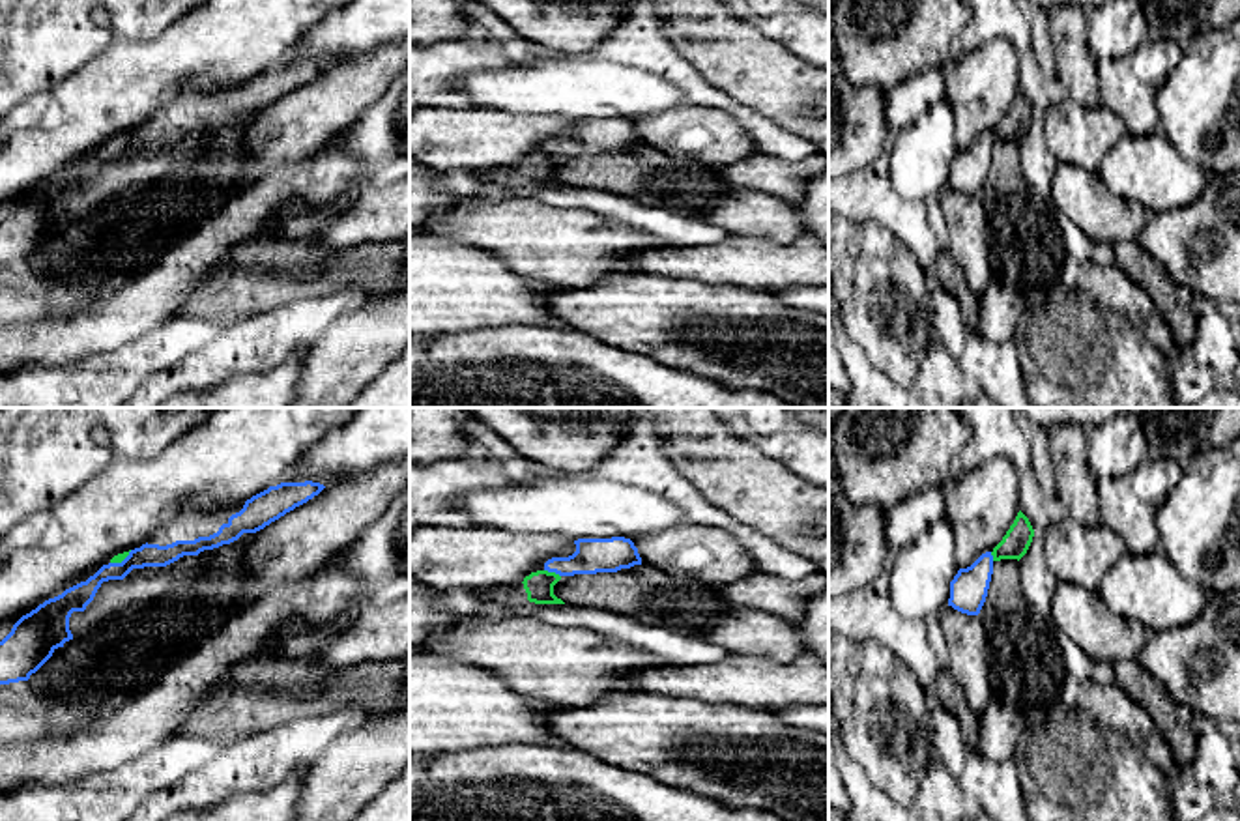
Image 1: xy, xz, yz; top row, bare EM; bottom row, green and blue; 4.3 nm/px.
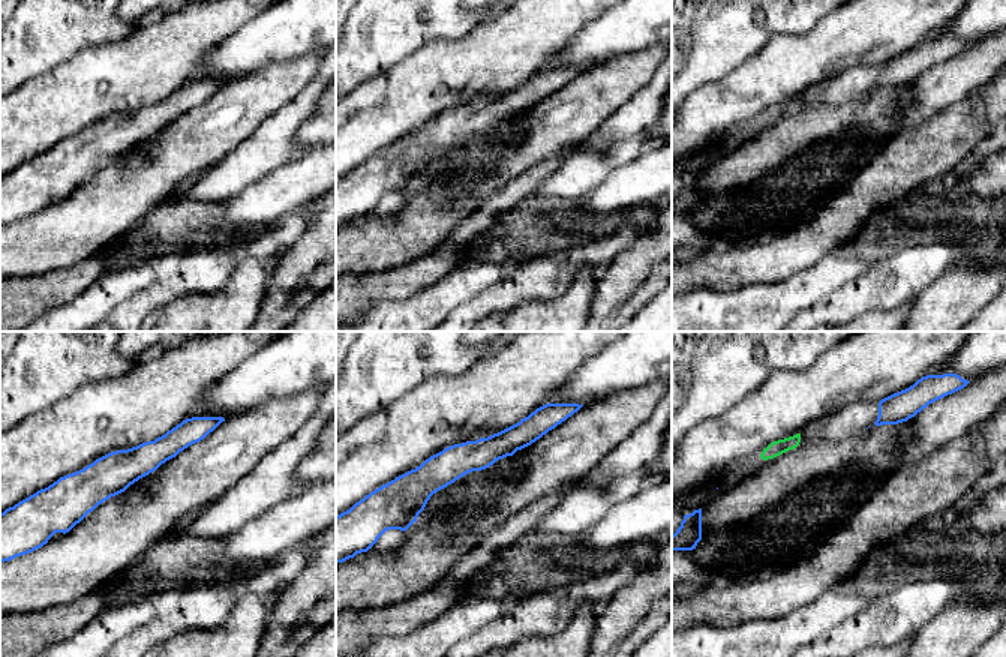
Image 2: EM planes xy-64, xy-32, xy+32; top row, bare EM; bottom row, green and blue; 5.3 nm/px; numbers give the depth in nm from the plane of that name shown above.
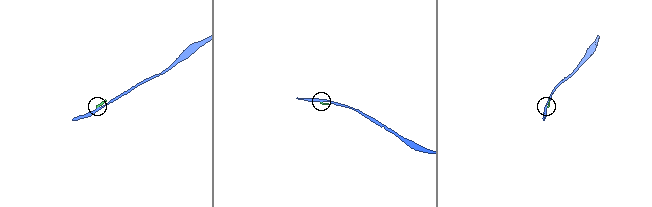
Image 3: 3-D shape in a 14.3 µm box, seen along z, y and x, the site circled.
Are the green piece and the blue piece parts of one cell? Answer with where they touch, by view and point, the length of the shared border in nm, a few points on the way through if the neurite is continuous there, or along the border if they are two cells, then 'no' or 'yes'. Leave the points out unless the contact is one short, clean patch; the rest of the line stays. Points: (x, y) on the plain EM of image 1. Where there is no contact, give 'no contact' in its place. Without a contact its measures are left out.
xz (552, 154) | 80 nm | along xz (545, 150), (560, 158) | no

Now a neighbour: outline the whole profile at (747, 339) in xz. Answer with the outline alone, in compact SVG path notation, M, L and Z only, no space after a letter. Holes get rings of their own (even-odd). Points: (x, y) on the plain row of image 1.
M634 271L604 277L587 288L557 288L546 295L546 305L572 329L619 350L640 352L731 389L772 393L797 408L829 408L829 322L815 312L782 305L771 292Z

